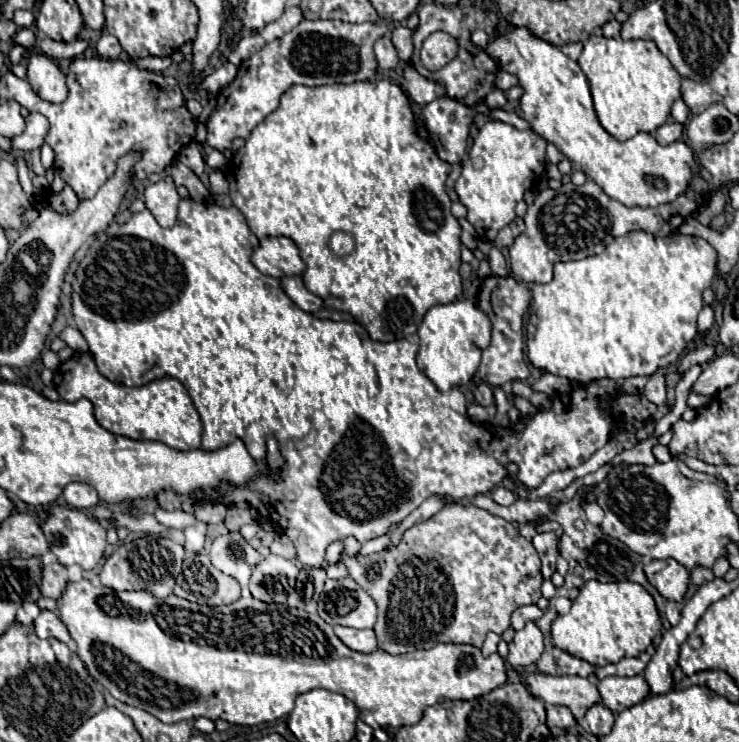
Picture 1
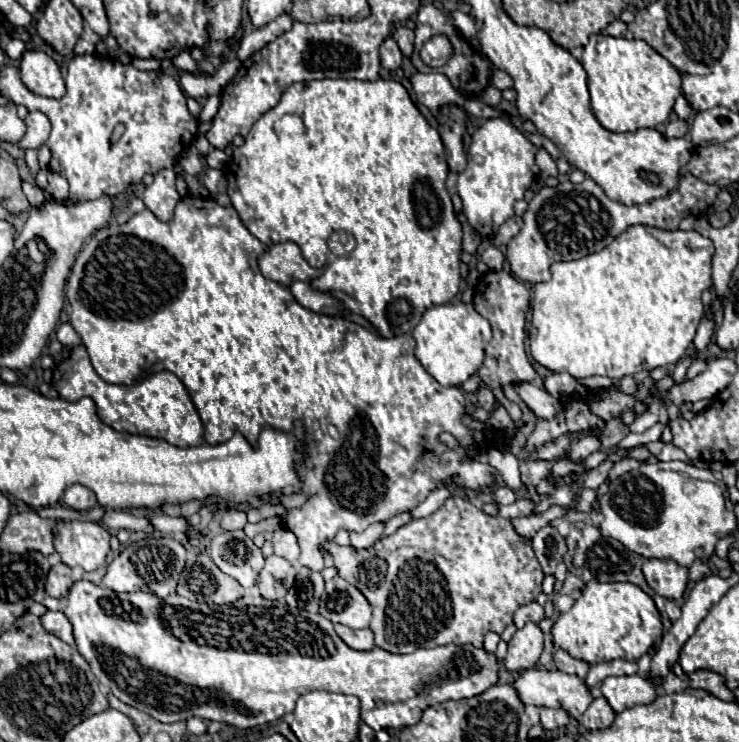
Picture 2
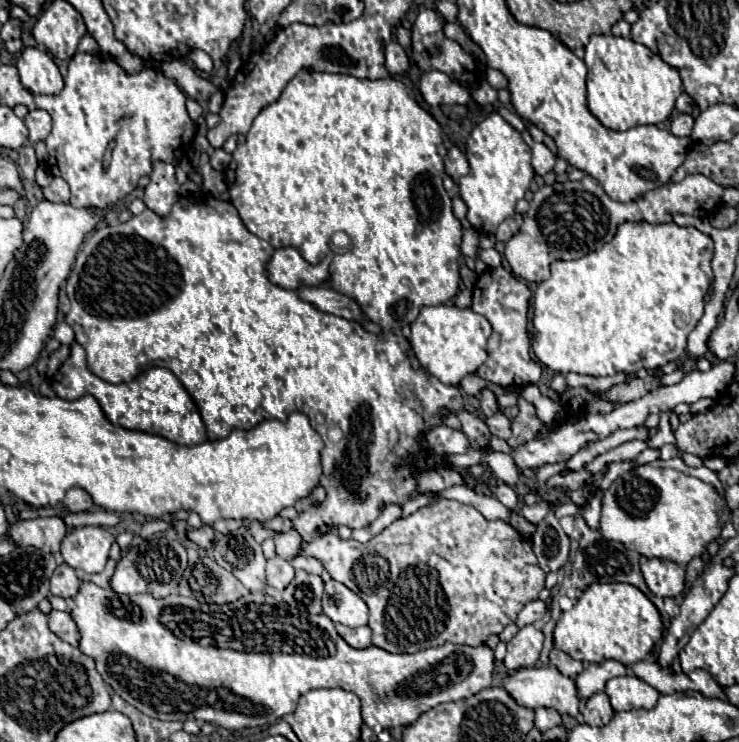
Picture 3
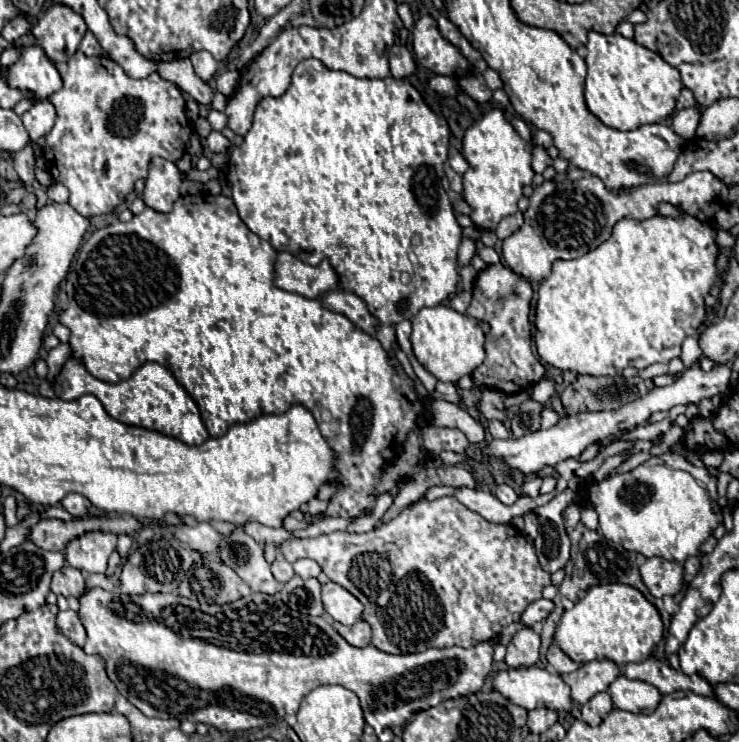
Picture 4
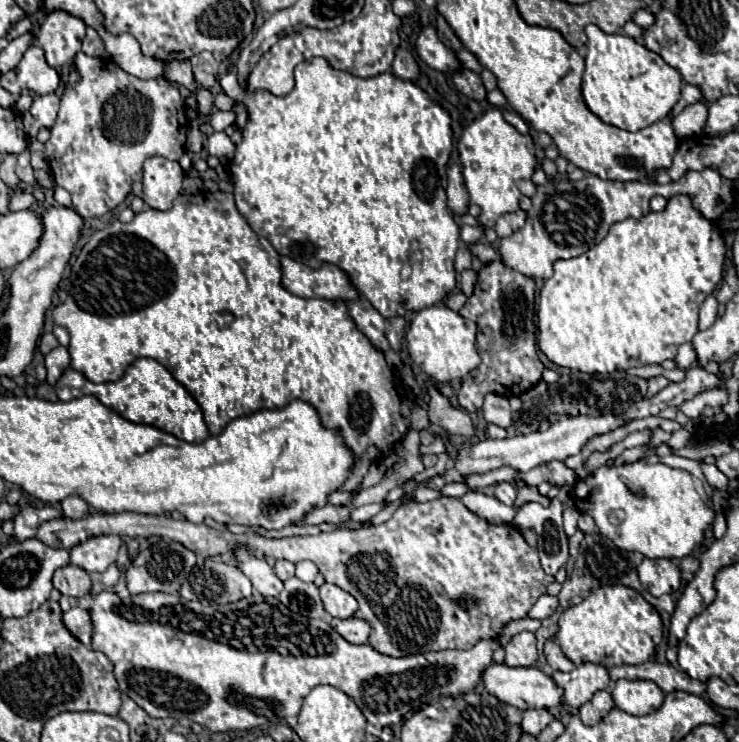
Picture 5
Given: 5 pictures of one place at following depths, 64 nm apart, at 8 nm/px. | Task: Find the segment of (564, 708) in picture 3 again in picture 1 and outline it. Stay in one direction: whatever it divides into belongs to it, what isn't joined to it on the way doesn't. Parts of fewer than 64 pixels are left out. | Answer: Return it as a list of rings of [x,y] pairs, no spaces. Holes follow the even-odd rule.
[[[530,672],[524,678],[524,686],[530,696],[552,706],[566,706],[576,720],[582,720],[584,712],[600,702],[596,684],[580,676],[550,676],[542,672]]]

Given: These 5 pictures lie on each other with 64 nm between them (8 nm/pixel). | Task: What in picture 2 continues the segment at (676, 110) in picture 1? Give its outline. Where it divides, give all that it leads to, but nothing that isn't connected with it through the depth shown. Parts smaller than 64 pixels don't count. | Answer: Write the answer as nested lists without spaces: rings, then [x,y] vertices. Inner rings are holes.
[[[680,96],[680,98],[676,100],[676,104],[674,104],[674,112],[676,112],[678,118],[690,120],[690,116],[692,116],[692,106],[688,104],[688,100],[686,100],[684,96]]]

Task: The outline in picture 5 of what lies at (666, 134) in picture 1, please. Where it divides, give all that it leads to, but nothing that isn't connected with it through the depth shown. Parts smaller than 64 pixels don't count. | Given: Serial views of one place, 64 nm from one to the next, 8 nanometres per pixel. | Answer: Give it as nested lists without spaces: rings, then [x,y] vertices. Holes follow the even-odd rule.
[[[696,102],[692,106],[686,106],[678,116],[672,118],[672,126],[678,138],[690,138],[704,132],[704,124],[708,118],[708,104]]]

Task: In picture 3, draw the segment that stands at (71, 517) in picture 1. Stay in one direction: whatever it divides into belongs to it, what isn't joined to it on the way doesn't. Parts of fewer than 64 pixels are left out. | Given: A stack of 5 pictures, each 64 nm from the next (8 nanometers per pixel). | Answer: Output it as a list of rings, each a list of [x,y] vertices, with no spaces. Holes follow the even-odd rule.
[[[102,526],[70,528],[68,536],[62,540],[60,554],[72,568],[84,572],[102,572],[114,540],[114,534]]]

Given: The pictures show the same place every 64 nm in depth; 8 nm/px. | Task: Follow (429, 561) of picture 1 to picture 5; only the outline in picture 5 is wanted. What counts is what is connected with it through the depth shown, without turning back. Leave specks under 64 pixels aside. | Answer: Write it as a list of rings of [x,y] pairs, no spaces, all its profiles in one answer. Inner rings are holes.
[[[440,498],[434,502],[418,504],[408,502],[400,506],[394,516],[378,526],[368,526],[360,530],[334,530],[322,532],[318,536],[288,536],[288,538],[266,538],[256,532],[246,534],[230,534],[218,532],[208,528],[206,524],[192,524],[188,520],[174,520],[170,516],[150,516],[150,514],[136,514],[136,512],[122,512],[122,514],[102,514],[94,512],[84,520],[68,520],[68,518],[54,518],[38,526],[38,540],[48,544],[50,548],[72,548],[86,538],[102,536],[102,534],[118,534],[128,538],[148,538],[148,536],[168,536],[188,550],[200,554],[202,558],[212,558],[218,554],[228,554],[238,548],[248,550],[256,558],[284,558],[288,562],[302,562],[312,560],[326,582],[340,586],[342,590],[350,592],[358,600],[356,618],[366,620],[372,626],[370,632],[370,646],[386,656],[410,656],[422,652],[438,652],[446,648],[468,650],[480,640],[498,638],[502,628],[510,620],[524,618],[532,604],[546,594],[546,586],[554,582],[554,576],[548,576],[538,560],[538,550],[528,546],[522,538],[520,530],[512,524],[494,526],[486,520],[478,518],[470,512],[460,500],[456,498]],[[468,596],[476,600],[476,608],[462,610],[458,606],[458,598]]]

